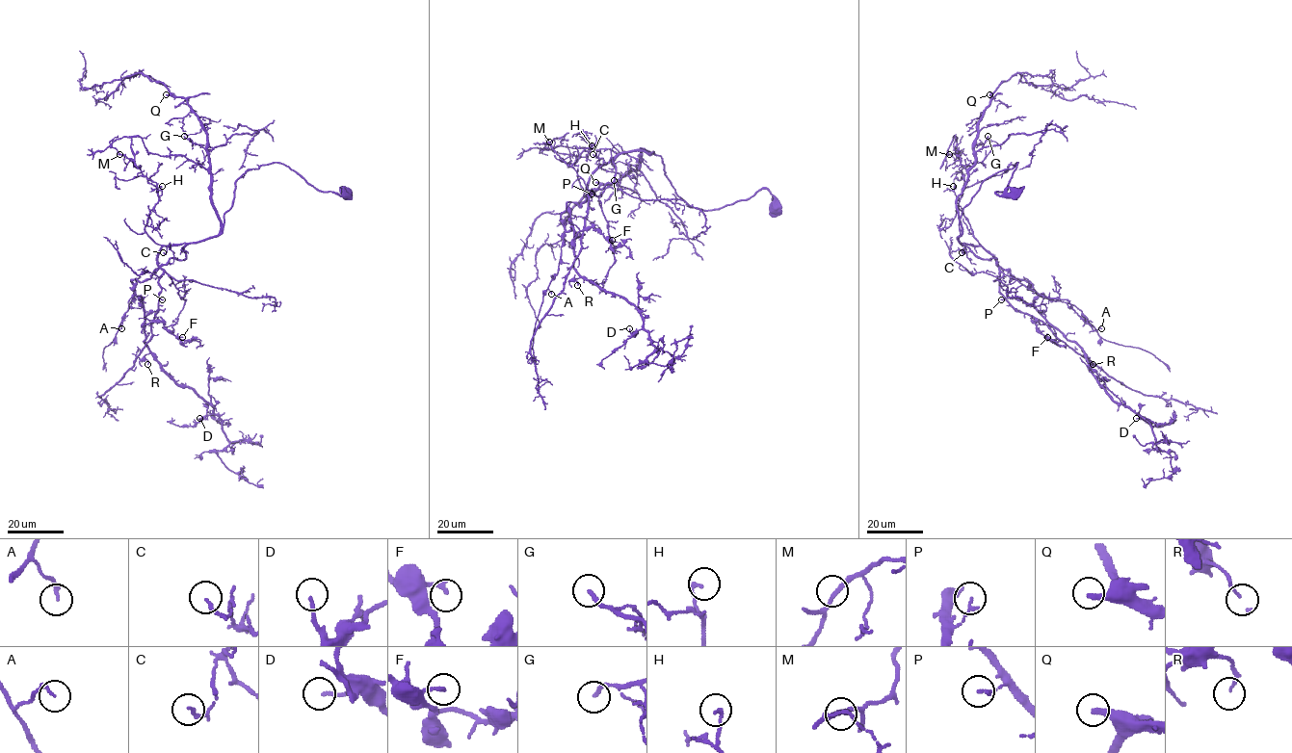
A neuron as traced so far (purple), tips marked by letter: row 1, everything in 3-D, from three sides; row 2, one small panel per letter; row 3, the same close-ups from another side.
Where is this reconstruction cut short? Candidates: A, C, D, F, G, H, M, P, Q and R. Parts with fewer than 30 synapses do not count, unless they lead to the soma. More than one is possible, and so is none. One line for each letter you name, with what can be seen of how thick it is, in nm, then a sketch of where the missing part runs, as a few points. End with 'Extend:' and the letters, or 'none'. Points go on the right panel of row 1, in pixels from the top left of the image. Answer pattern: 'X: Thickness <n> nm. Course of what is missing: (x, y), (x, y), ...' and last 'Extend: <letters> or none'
G: Thickness 170 nm. Course of what is missing: (988, 136), (999, 125)
Q: Thickness 280 nm. Course of what is missing: (989, 94), (987, 92), (975, 108), (978, 112), (988, 113), (1002, 126), (1017, 124), (1036, 135), (1031, 135)
Extend: G, Q

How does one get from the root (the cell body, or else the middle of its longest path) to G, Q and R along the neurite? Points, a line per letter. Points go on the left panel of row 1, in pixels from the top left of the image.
G: (346, 194), (320, 192), (282, 164), (262, 165), (235, 182), (234, 201), (220, 234), (209, 154), (184, 136)
Q: (346, 194), (320, 192), (282, 164), (262, 165), (235, 182), (220, 234), (205, 127), (184, 98), (166, 94)
R: (346, 194), (320, 192), (276, 162), (247, 170), (221, 234), (160, 249), (158, 311), (143, 324), (147, 364)

